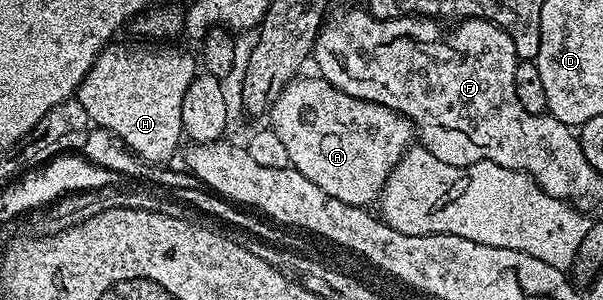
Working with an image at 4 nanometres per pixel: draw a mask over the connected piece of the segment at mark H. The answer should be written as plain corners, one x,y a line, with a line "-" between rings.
113,41
109,43
100,52
99,57
95,64
89,69
87,76
81,81
79,90
77,92
77,98
81,105
85,105
85,113
89,113
92,124
96,128
103,128
109,133
115,135
115,138
119,140
132,154
138,156
143,163
147,165
163,165
171,159
180,150
179,142
184,142
185,136
183,134
183,126
181,125
181,105
185,101
185,93
189,89
189,85
195,79
197,74
197,59
190,55
187,51
182,51
181,48
175,47
179,45
164,45
159,41
131,41
135,43
119,43
120,41

